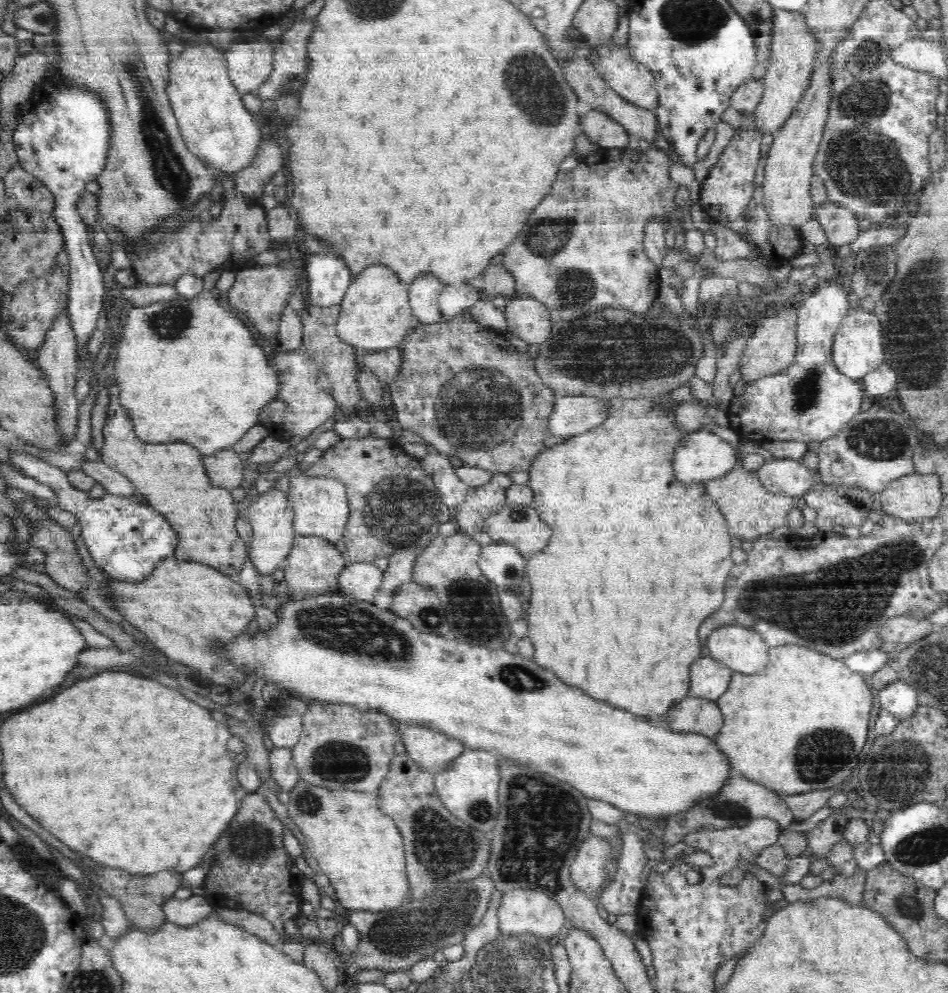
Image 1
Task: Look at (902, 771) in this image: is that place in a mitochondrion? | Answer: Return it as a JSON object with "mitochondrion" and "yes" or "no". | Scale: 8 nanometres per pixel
{"mitochondrion":"yes"}

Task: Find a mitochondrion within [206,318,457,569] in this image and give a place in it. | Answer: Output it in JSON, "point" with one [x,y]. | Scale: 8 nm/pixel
{"point":[399,510]}

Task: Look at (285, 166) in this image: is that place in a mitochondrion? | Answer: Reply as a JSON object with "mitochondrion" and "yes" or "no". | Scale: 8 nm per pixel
{"mitochondrion":"no"}

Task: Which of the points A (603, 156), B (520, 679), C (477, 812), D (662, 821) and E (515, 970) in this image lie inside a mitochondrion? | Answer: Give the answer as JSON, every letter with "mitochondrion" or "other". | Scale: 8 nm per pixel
{"A":"other","B":"mitochondrion","C":"mitochondrion","D":"other","E":"mitochondrion"}

